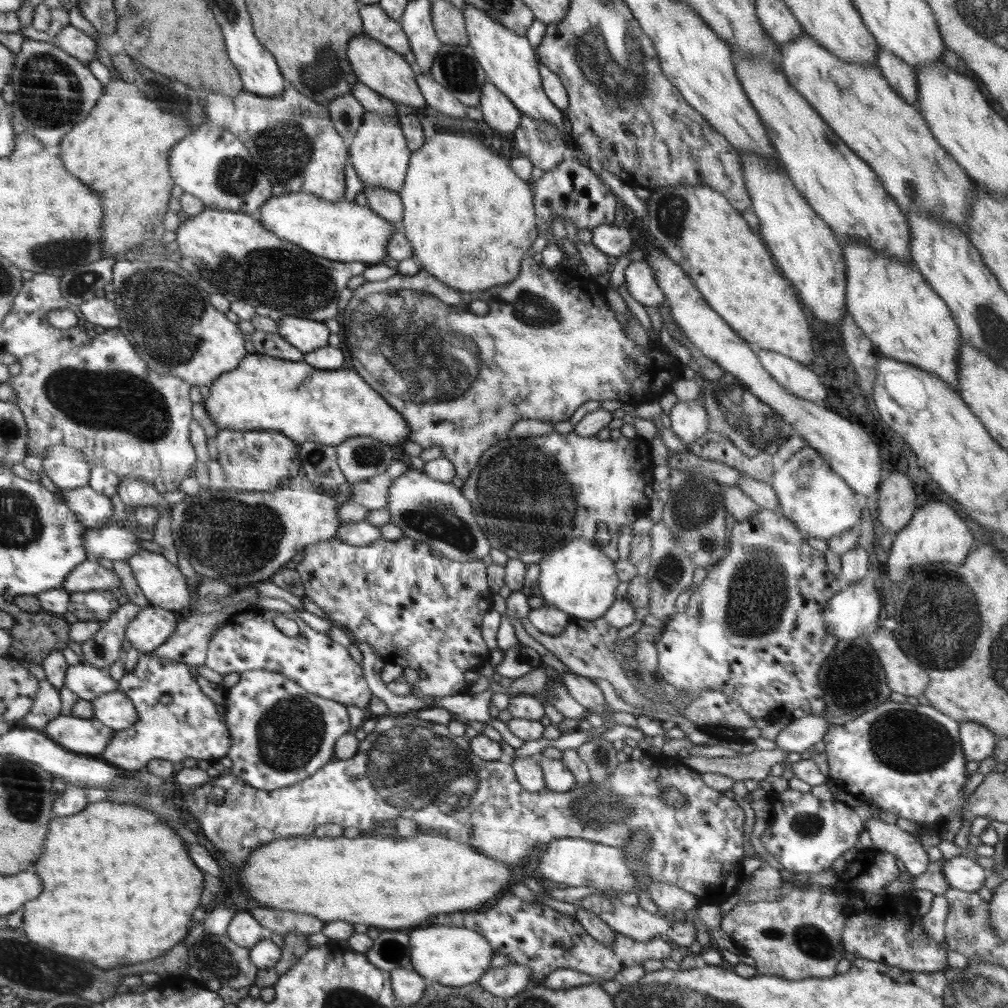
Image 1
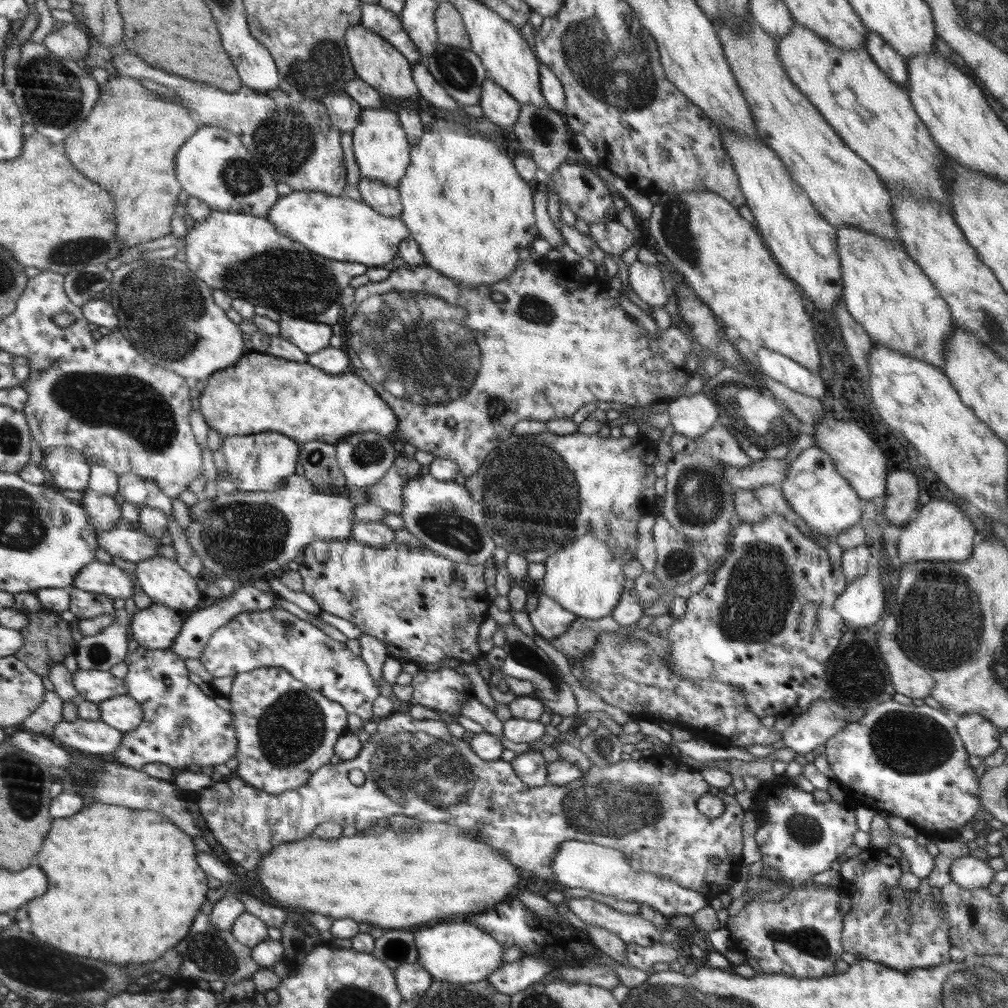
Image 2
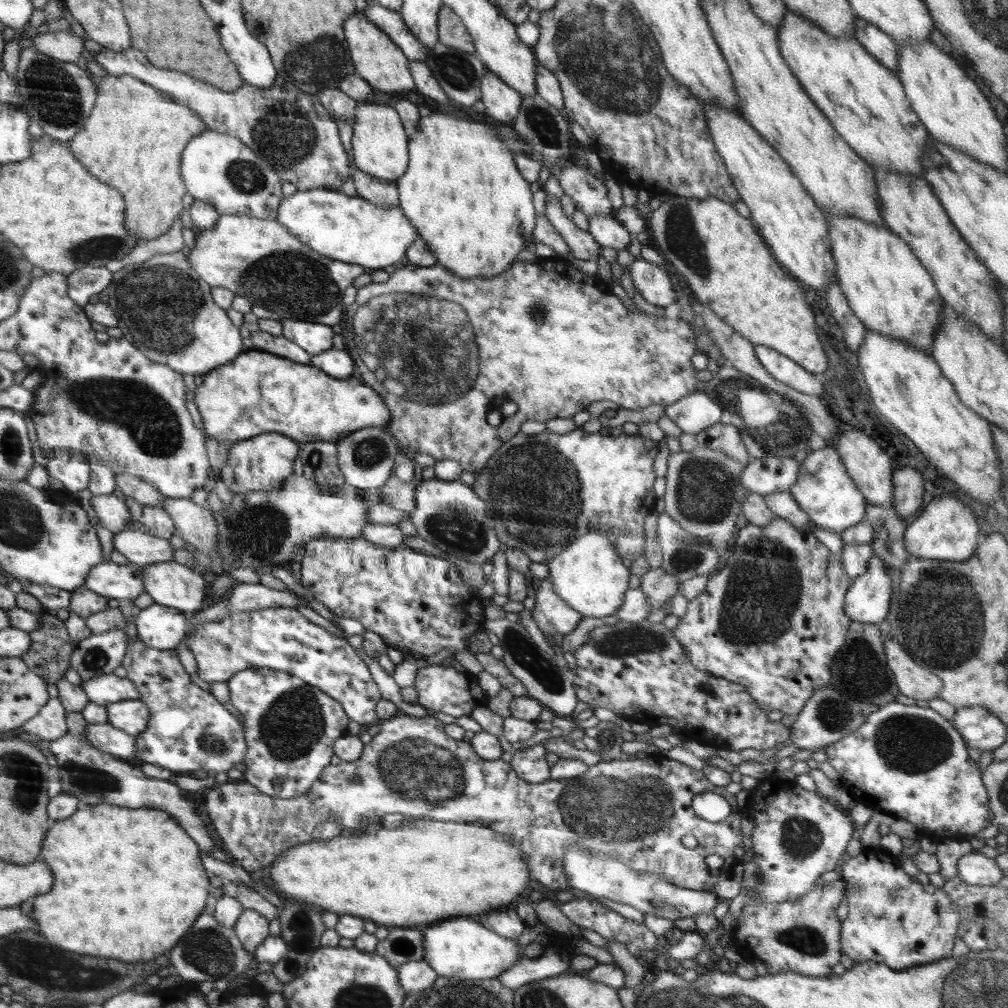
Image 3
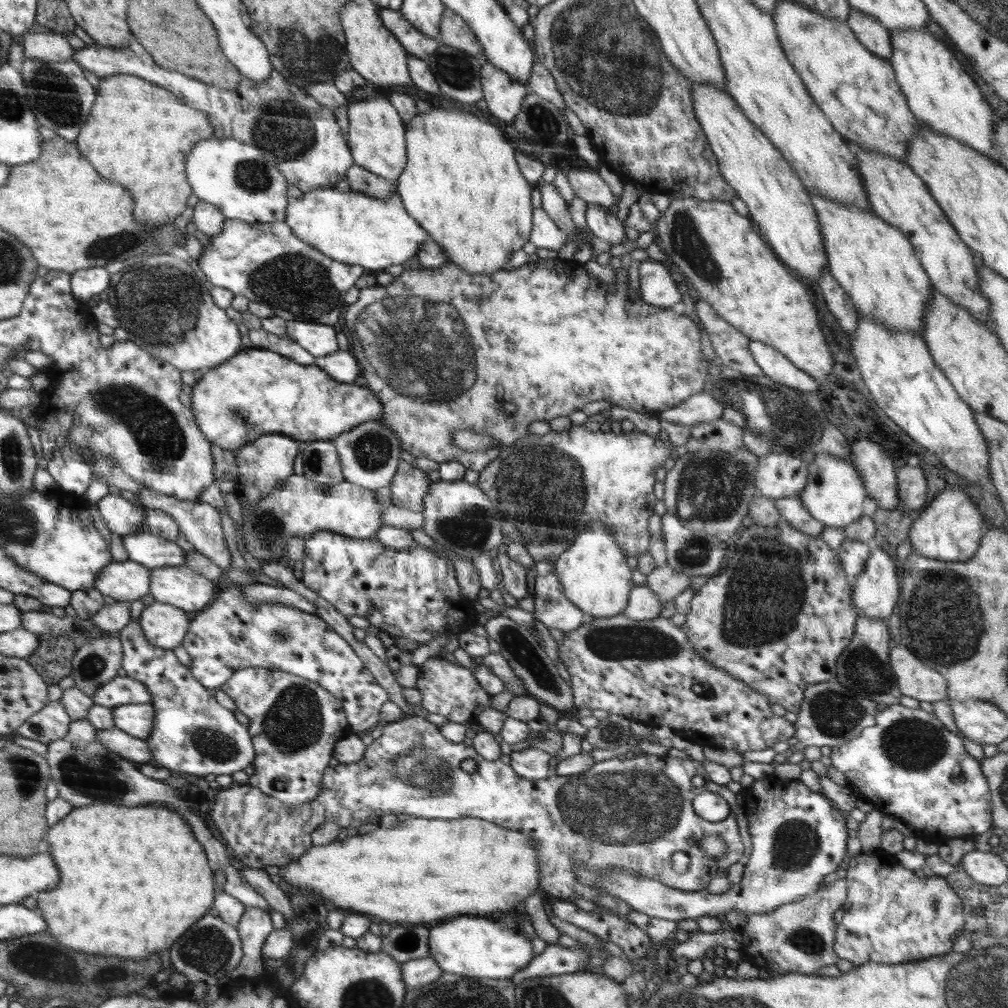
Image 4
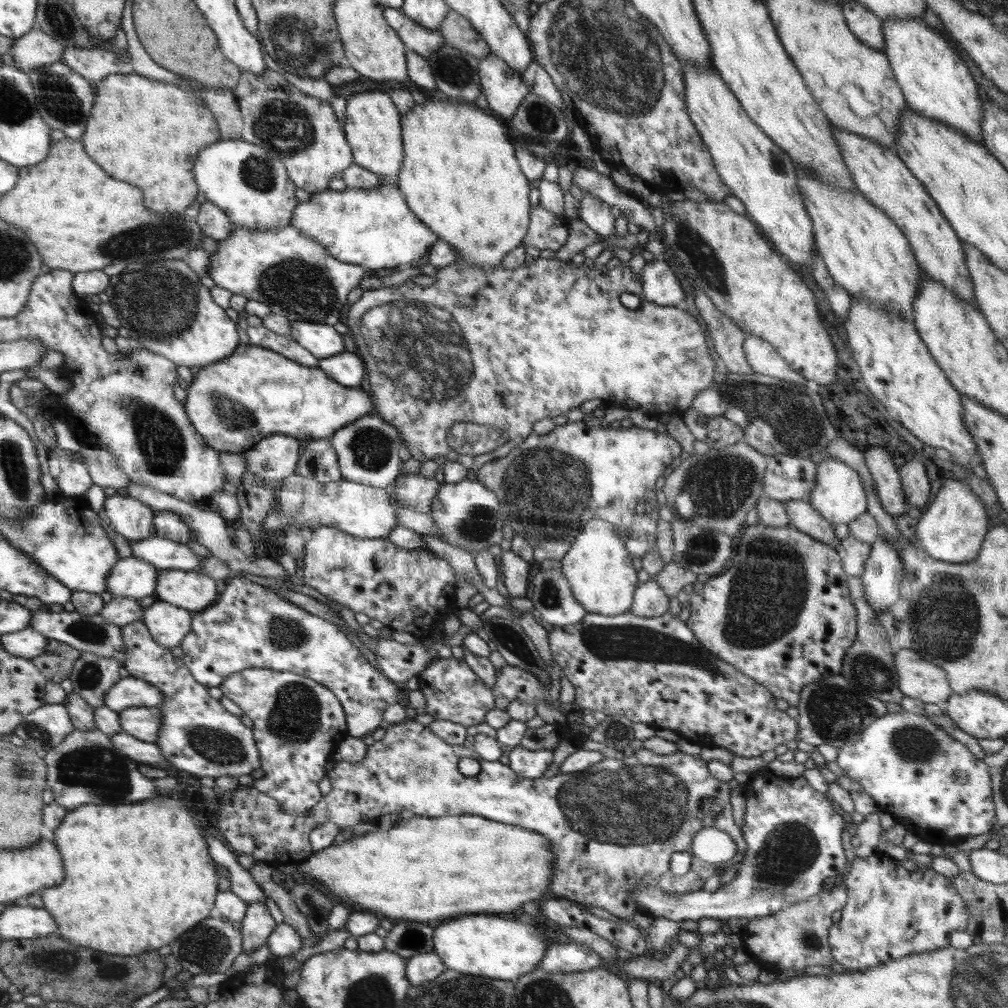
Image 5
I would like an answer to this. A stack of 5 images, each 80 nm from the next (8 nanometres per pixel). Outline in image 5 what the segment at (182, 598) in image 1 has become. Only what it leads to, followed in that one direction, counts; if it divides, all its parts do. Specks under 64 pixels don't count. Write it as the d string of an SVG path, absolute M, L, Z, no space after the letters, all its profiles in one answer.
M168 569L158 573L154 595L188 611L202 610L216 600L218 588L212 578L198 574L198 570Z

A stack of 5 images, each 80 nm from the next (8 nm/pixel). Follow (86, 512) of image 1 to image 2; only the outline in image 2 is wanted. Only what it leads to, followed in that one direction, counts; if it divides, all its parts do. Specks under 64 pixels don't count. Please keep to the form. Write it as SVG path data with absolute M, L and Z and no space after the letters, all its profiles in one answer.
M88 487L85 489L81 506L87 512L94 528L107 531L123 523L120 517L121 505L114 500L113 496L98 494Z

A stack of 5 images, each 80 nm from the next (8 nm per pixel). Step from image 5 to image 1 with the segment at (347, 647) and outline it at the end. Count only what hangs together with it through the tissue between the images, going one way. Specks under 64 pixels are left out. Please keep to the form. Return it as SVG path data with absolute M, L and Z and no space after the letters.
M274 610L236 613L222 629L212 635L207 646L205 666L221 675L259 669L278 672L296 681L306 692L365 710L372 692L366 686L363 665L356 664L350 658L346 647L332 642L326 634L316 632L298 616L291 617L299 626L299 633L296 636L282 634L274 624L274 618L279 615Z

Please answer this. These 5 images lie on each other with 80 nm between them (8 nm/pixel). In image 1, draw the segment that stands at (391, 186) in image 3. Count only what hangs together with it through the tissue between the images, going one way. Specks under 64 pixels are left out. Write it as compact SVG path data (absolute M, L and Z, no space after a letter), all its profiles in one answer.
M364 186L363 193L368 199L367 206L374 209L388 221L401 224L403 220L403 202L398 192L375 186Z

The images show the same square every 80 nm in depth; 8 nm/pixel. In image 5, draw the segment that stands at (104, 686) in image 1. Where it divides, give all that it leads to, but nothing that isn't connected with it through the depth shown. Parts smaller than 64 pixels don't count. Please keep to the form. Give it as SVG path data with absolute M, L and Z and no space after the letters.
M138 677L121 678L108 689L104 705L120 712L130 707L158 707L163 694L155 686Z

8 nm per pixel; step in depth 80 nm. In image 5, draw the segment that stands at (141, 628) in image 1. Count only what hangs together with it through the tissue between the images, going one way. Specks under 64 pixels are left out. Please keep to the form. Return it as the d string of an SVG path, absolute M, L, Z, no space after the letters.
M160 600L145 609L142 621L164 648L180 646L182 638L191 632L190 624L193 624L191 611Z

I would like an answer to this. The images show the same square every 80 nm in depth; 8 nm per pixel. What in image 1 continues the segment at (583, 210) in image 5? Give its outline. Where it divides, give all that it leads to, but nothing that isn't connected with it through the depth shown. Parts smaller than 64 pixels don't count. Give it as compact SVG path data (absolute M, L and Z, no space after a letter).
M602 224L593 228L591 243L608 256L620 257L630 252L632 236L628 225Z

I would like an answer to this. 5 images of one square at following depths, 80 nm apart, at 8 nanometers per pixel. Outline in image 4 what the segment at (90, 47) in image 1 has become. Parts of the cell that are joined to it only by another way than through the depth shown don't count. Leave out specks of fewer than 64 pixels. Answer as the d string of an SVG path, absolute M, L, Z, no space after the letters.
M60 33L24 34L24 59L37 58L43 61L66 62L73 57L79 43Z

